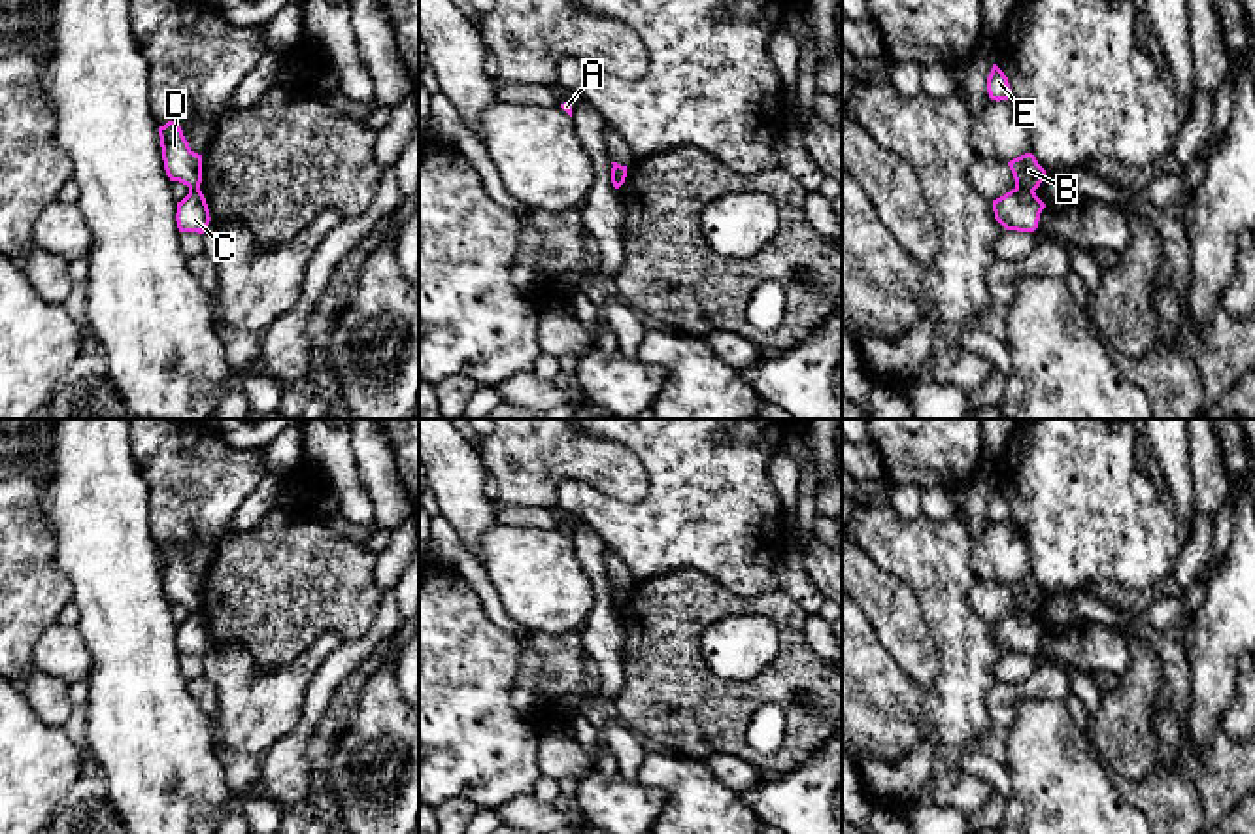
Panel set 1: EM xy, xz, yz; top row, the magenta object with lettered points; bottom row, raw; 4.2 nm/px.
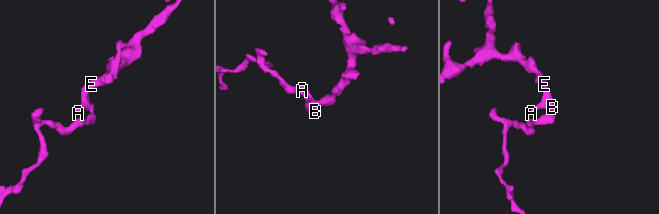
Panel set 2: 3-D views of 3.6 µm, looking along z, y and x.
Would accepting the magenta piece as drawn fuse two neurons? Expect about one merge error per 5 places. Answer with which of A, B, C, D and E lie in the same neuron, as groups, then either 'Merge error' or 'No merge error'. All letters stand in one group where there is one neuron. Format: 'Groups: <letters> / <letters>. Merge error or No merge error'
Groups: A B D E / C. Merge error

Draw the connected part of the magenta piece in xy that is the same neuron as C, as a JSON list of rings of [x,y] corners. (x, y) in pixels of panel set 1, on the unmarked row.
[[[200,611],[189,613],[189,617],[181,625],[177,625],[176,643],[179,655],[204,657],[211,640]]]

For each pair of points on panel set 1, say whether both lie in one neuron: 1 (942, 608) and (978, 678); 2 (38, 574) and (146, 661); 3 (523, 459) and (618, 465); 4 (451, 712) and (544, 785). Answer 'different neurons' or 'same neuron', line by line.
1: same neuron
2: different neurons
3: same neuron
4: different neurons

